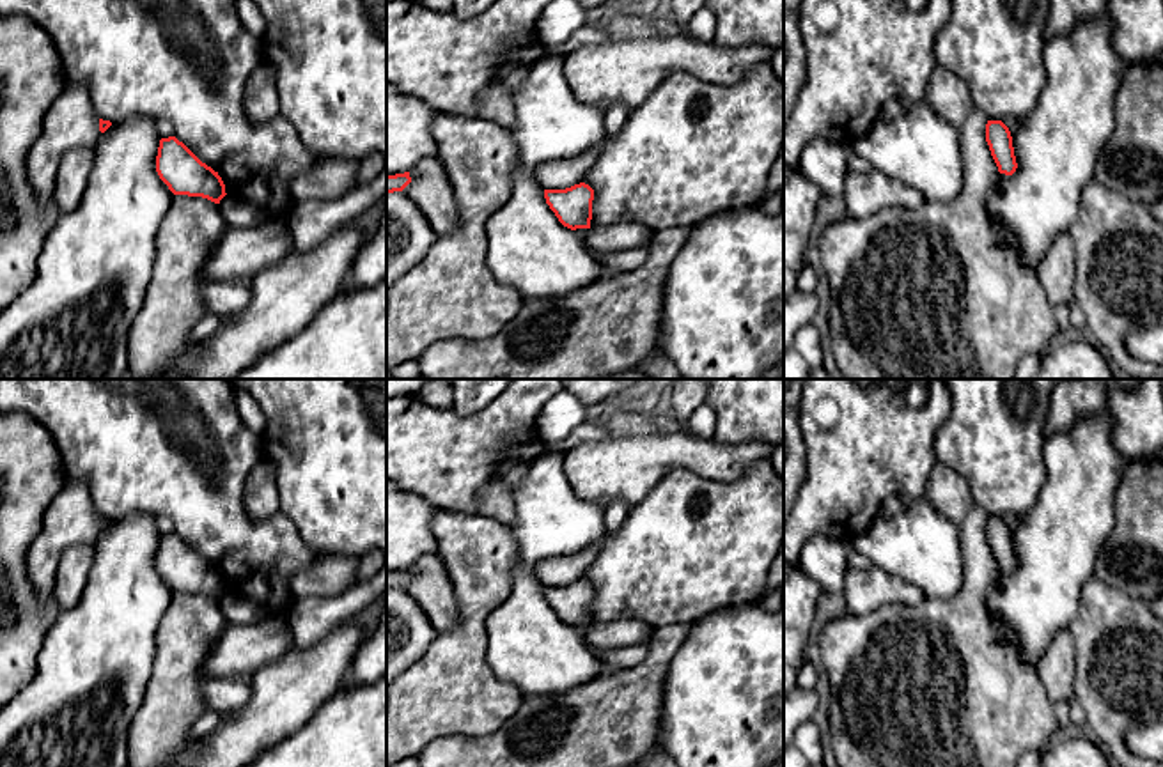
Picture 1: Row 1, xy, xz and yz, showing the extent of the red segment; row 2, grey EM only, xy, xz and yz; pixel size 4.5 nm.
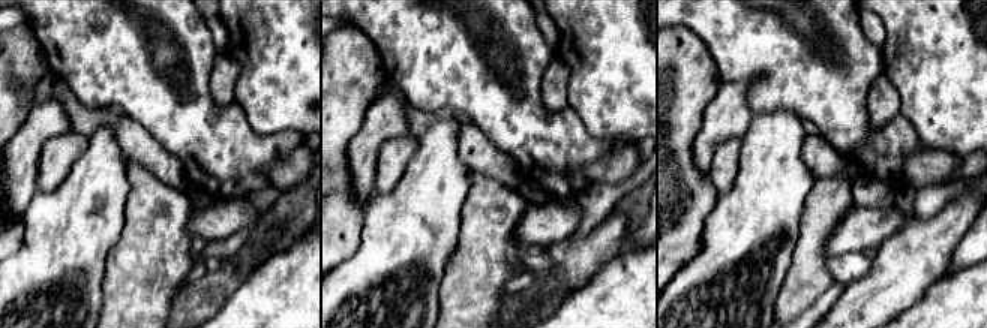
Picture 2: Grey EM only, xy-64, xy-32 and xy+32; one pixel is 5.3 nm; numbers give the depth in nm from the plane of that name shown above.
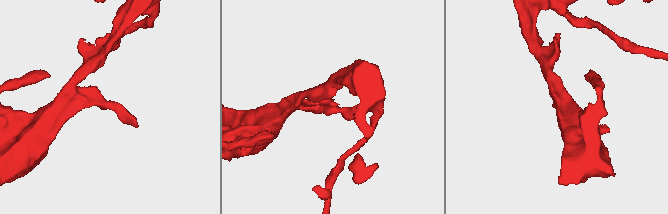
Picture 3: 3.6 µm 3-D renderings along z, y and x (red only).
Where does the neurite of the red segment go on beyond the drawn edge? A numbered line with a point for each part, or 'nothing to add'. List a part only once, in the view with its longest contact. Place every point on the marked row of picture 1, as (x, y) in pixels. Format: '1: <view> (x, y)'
1: xy (238, 213)

